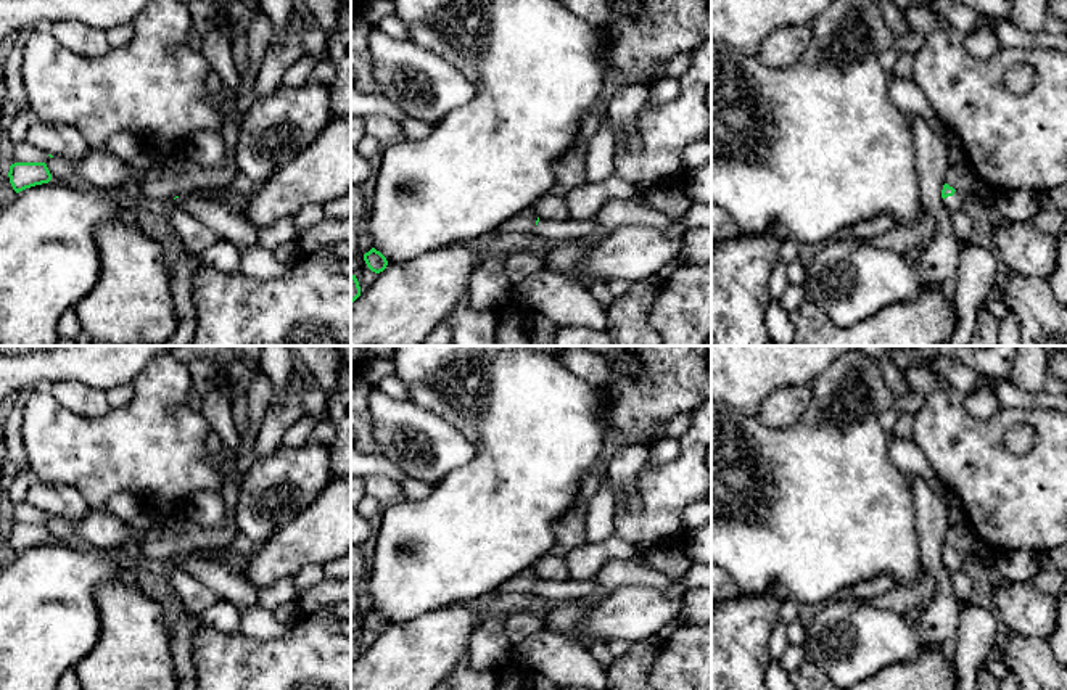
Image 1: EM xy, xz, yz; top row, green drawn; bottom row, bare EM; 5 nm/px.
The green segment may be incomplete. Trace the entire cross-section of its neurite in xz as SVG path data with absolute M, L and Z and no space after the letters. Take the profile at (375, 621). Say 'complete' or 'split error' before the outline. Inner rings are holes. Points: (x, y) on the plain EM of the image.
complete; M372 608L369 613L364 614L364 621L367 627L375 634L383 632L388 626L386 618L375 608Z

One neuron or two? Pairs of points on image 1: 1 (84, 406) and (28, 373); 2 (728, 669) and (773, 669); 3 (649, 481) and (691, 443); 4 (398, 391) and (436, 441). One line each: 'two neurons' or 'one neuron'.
1: two neurons
2: two neurons
3: one neuron
4: two neurons

